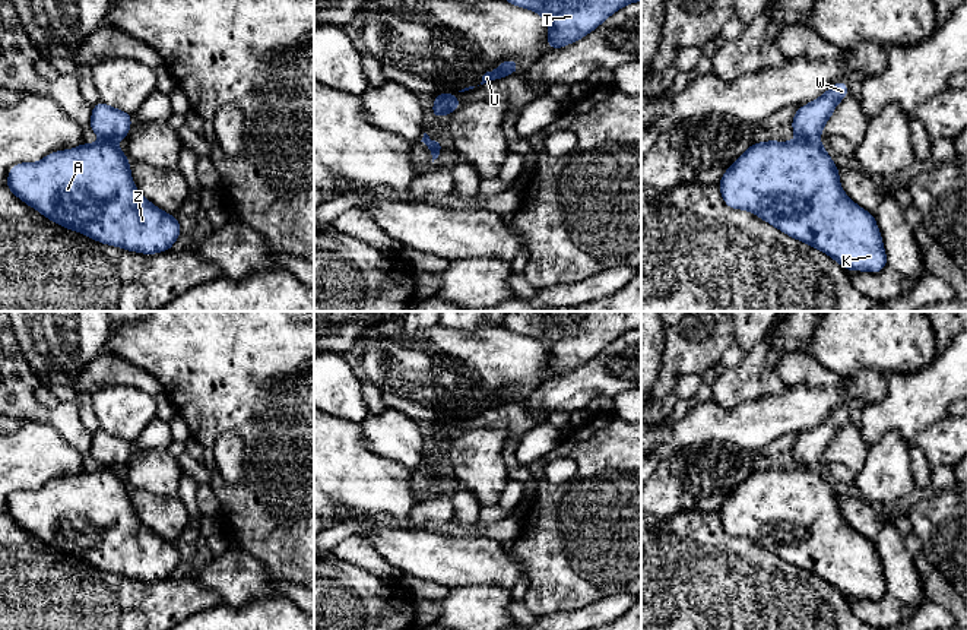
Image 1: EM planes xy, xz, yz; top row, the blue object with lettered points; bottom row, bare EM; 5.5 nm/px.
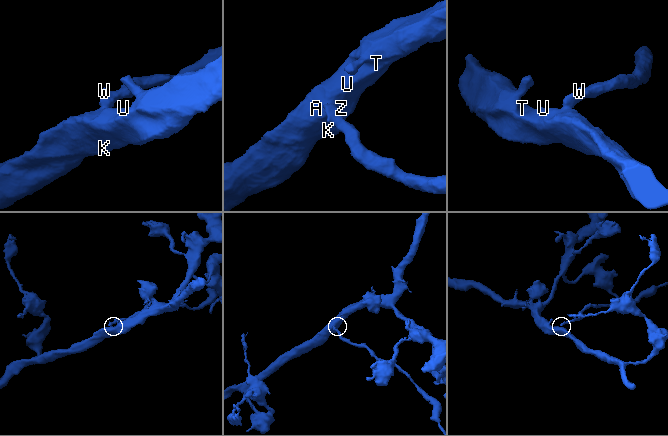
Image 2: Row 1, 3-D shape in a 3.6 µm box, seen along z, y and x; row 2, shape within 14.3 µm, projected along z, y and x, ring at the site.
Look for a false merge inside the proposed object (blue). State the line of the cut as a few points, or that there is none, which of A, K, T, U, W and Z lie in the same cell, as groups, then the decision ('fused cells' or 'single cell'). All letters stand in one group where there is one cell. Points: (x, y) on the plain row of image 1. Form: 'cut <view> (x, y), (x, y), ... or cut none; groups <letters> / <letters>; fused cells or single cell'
cut yz (799, 467), (811, 469); groups A K T U Z / W; fused cells

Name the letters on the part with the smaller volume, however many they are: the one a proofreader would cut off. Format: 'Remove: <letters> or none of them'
Remove: W

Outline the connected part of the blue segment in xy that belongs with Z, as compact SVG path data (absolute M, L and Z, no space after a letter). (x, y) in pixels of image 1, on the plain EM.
M111 468L56 478L35 491L15 491L4 512L50 548L102 572L155 582L171 577L181 561L175 542L159 538L133 512L129 485Z

